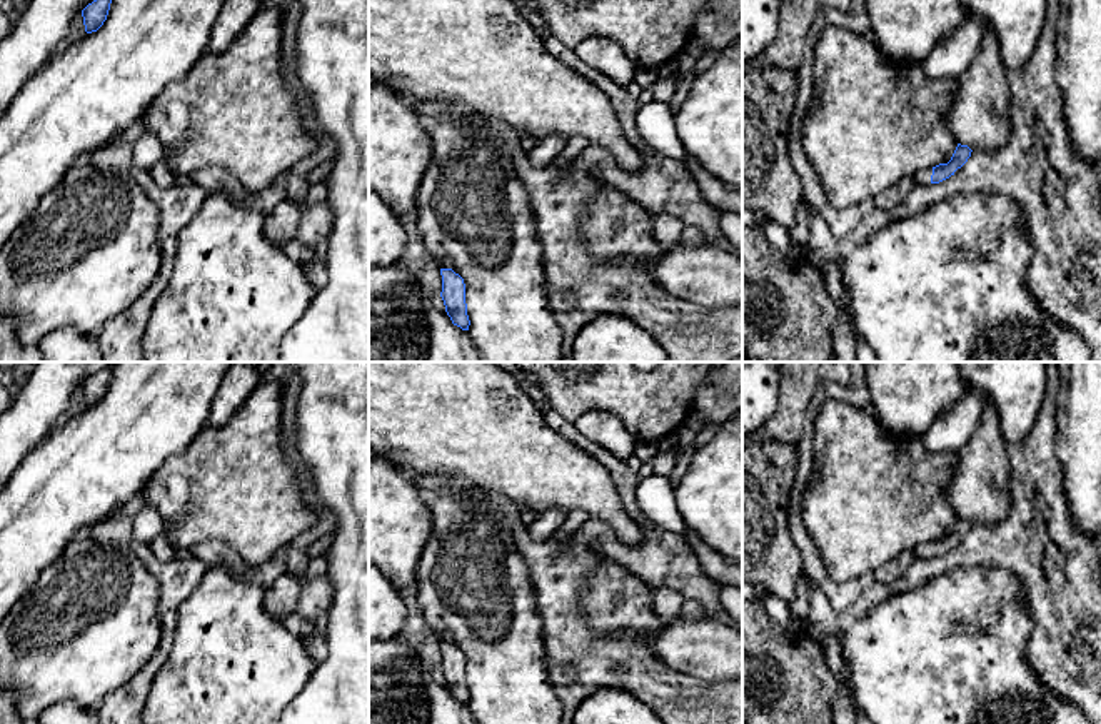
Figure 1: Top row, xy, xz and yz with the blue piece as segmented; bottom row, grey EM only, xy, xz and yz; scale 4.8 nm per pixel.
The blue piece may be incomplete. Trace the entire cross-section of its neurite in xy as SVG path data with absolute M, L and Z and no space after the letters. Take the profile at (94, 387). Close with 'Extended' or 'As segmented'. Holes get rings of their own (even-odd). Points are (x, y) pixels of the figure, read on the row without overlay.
M107 367L98 370L82 384L87 407L97 405L103 399L110 384L110 377L112 370Z. As segmented

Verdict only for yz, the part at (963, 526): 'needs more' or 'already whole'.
needs more

